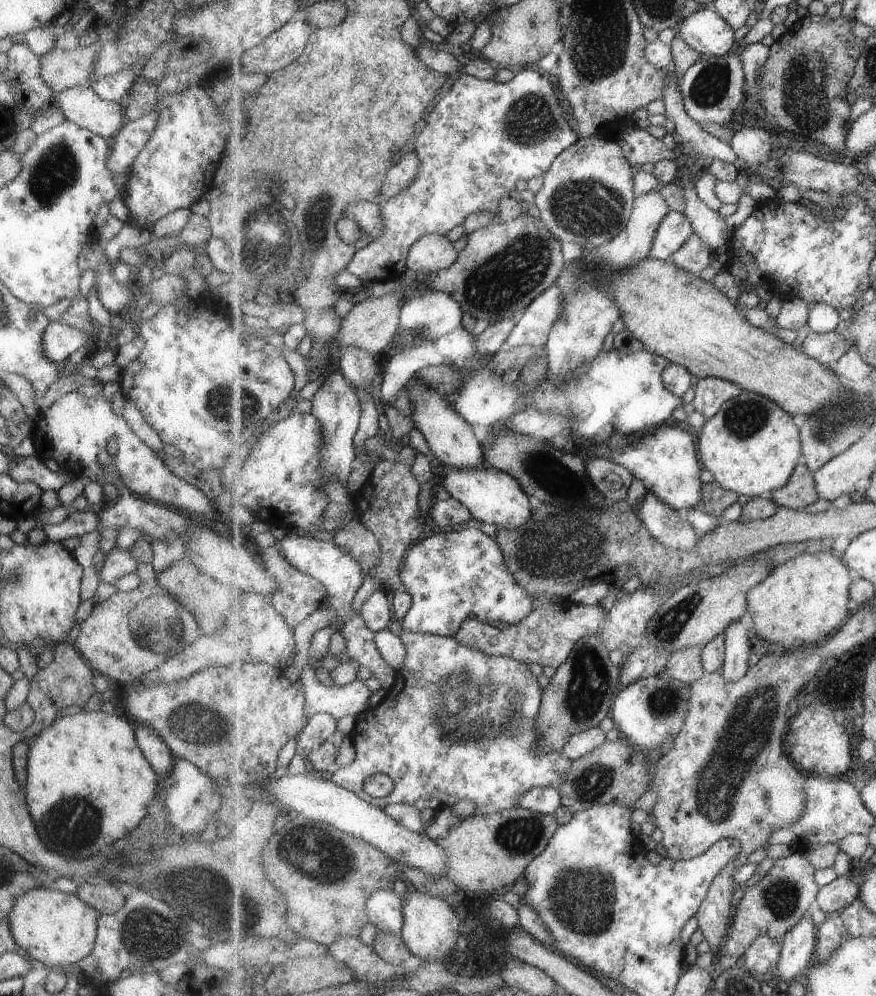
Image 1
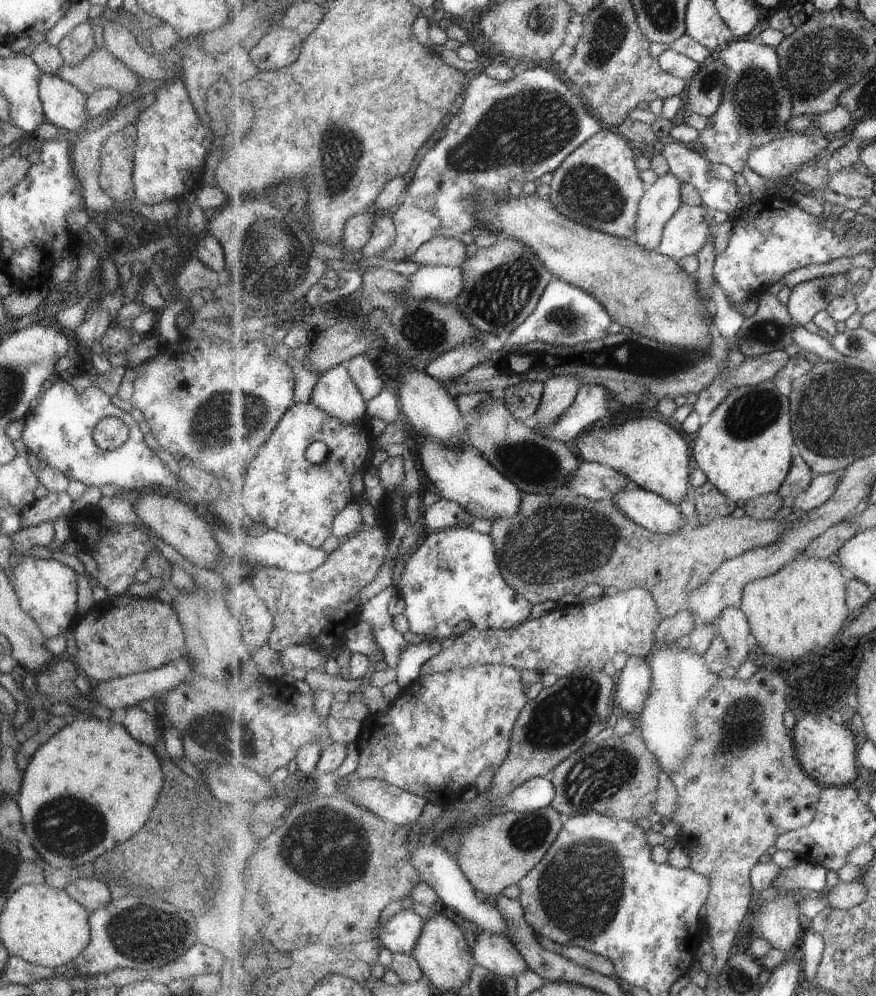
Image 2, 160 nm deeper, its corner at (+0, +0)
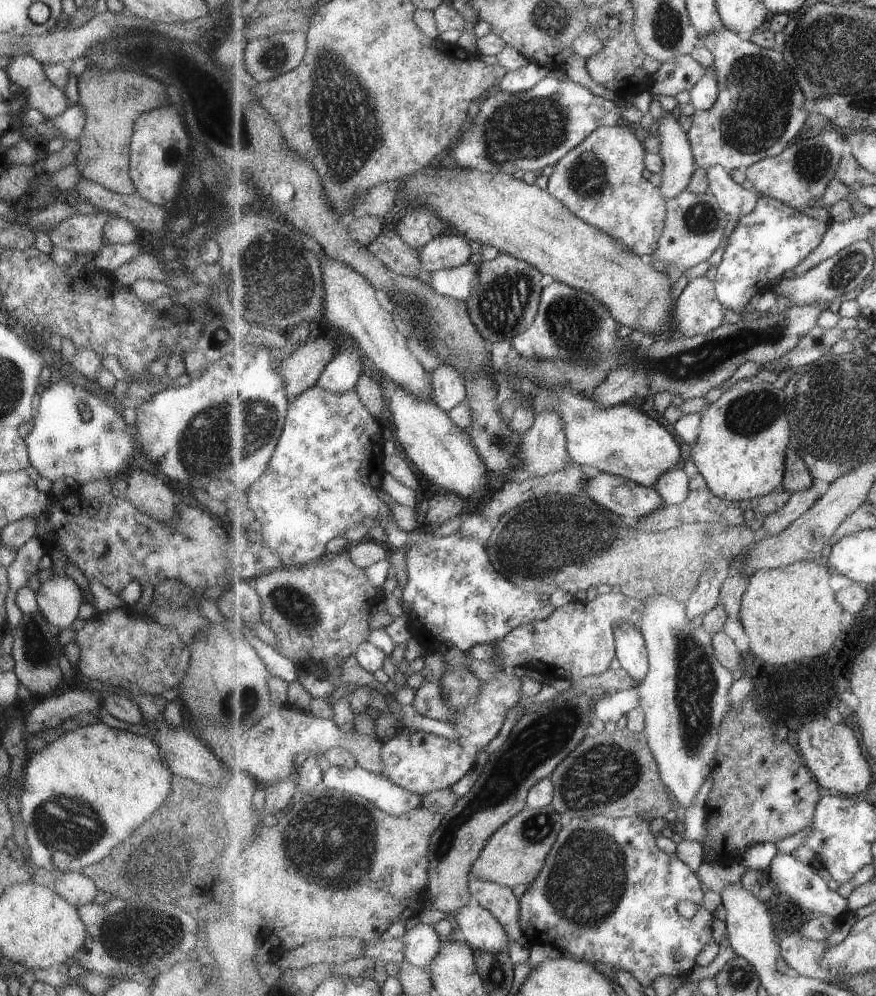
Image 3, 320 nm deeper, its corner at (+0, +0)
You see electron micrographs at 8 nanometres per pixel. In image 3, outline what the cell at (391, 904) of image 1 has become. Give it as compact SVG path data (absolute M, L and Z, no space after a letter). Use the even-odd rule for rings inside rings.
M418 923L405 932L403 938L406 942L406 961L430 971L444 945L434 925Z

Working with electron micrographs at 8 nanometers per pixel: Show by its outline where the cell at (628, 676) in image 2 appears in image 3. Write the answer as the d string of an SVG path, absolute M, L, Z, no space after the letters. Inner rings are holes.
M623 623L616 628L616 658L632 679L642 682L648 675L649 651L635 625Z

